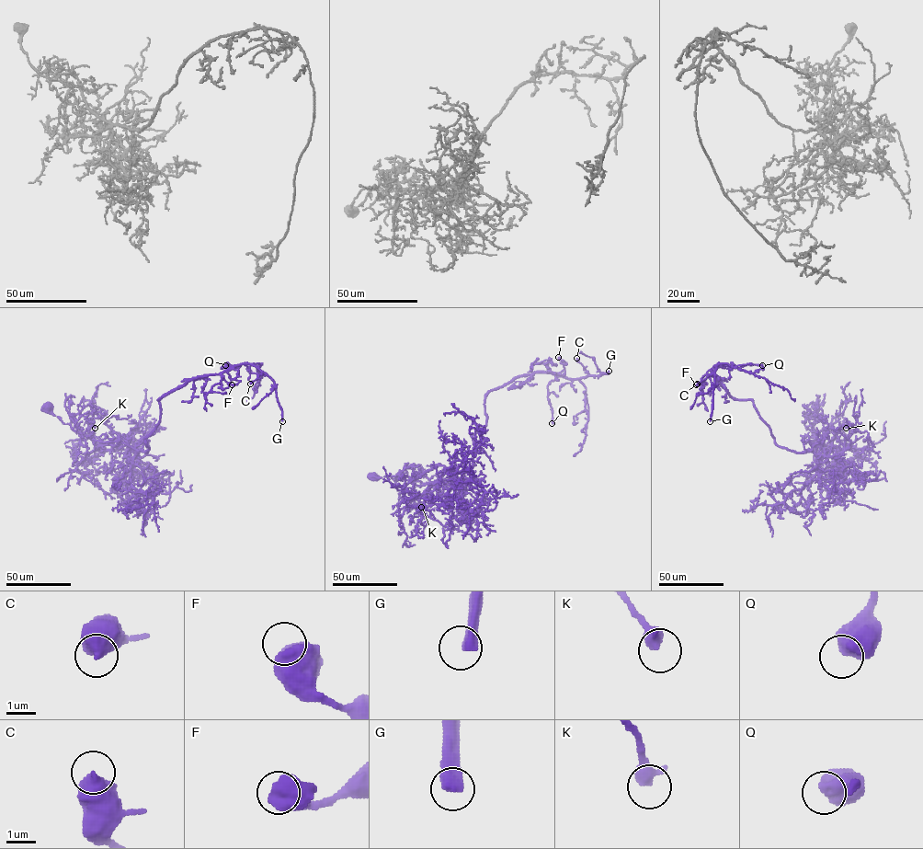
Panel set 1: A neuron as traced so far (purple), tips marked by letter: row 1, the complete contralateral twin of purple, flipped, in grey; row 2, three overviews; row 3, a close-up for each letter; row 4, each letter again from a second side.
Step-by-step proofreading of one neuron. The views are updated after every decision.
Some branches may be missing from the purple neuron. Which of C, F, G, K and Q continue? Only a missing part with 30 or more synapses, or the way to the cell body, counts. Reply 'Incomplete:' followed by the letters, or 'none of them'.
Incomplete: G

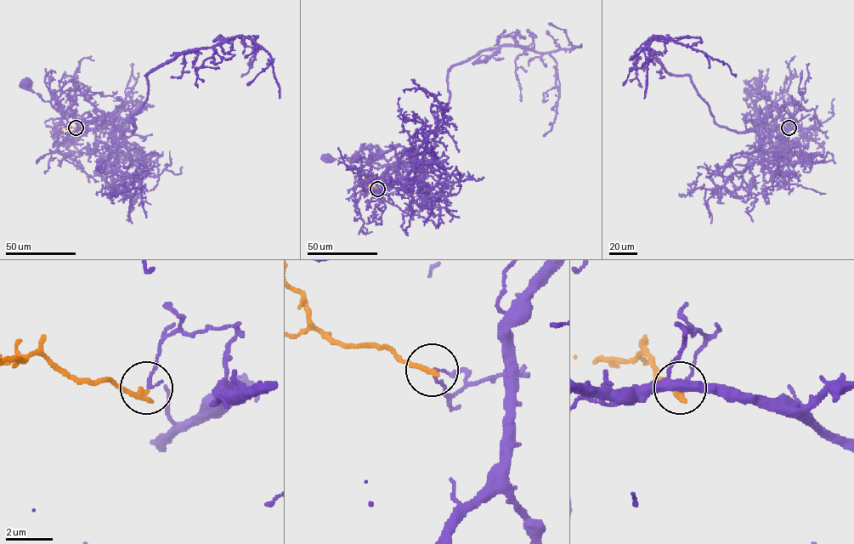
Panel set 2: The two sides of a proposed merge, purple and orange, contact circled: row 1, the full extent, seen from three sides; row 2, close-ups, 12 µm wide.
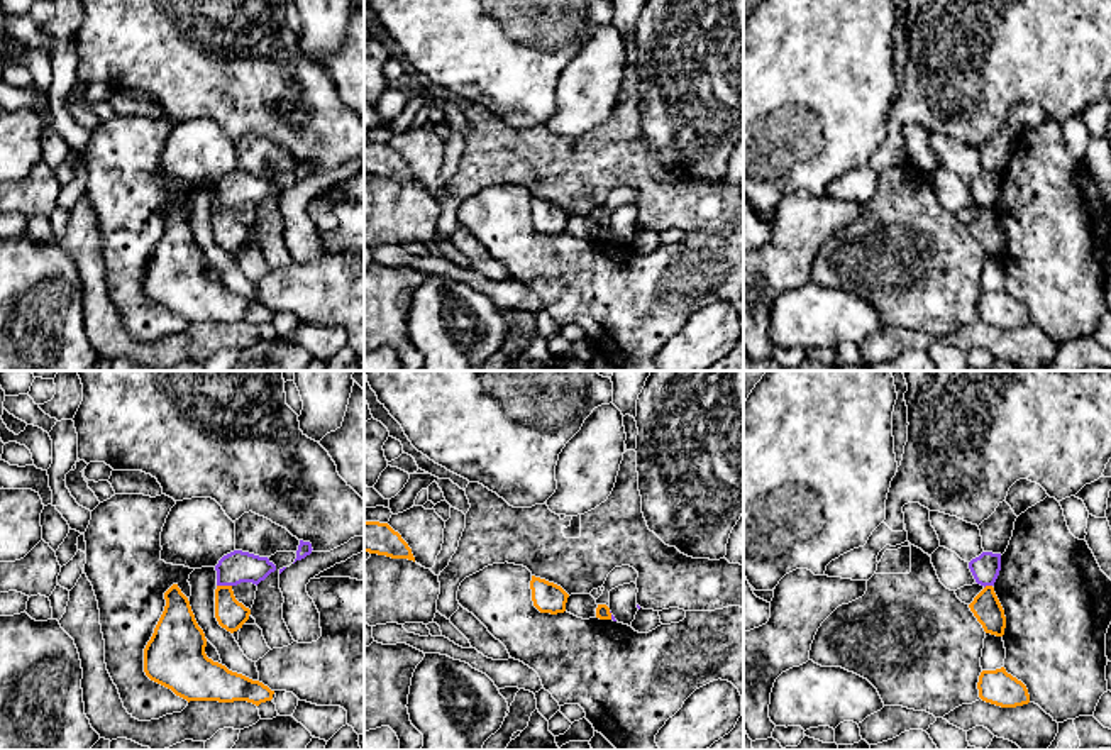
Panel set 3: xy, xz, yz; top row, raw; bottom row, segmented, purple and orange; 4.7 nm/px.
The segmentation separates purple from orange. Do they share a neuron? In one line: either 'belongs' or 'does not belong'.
does not belong

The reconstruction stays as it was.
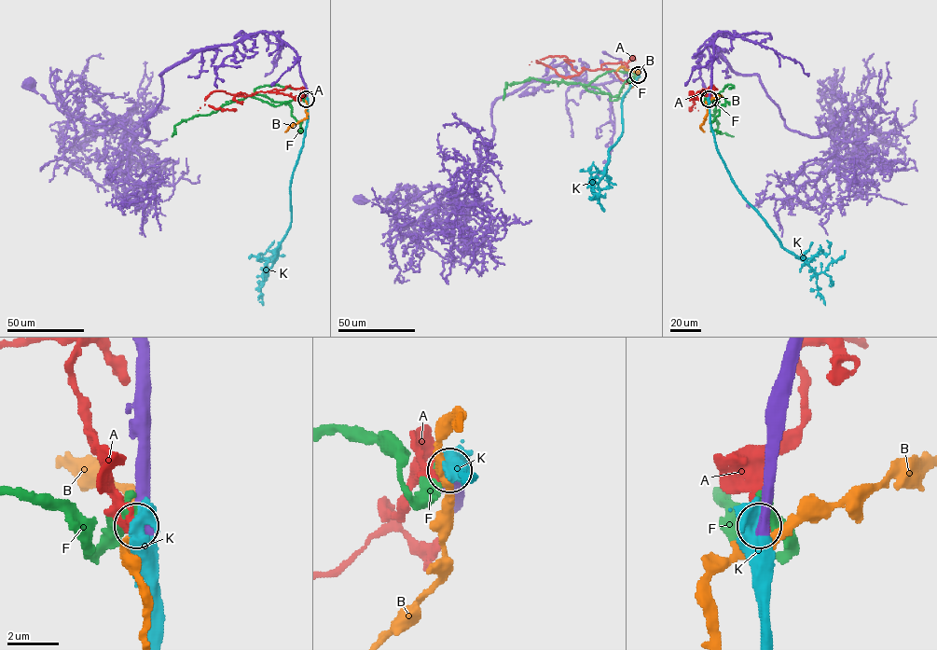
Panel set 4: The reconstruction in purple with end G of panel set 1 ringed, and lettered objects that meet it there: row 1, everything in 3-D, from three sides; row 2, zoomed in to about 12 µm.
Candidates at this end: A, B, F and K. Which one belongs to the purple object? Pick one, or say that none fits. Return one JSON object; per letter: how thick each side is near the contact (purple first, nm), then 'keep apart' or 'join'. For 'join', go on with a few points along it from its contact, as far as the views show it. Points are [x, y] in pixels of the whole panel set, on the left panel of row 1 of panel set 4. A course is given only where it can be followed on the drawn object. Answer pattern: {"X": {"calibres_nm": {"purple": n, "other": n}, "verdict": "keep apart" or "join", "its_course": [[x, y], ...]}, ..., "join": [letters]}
{"A": {"calibres_nm": {"purple": 550, "other": 280}, "verdict": "keep apart"}, "B": {"calibres_nm": {"purple": 550, "other": 360}, "verdict": "keep apart"}, "F": {"calibres_nm": {"purple": 440, "other": 750}, "verdict": "keep apart"}, "K": {"calibres_nm": {"purple": 600, "other": 900}, "verdict": "join", "its_course": [[306, 99], [307, 126], [290, 186], [291, 226], [267, 273], [267, 261], [273, 255], [272, 250]]}, "join": ["K"]}

